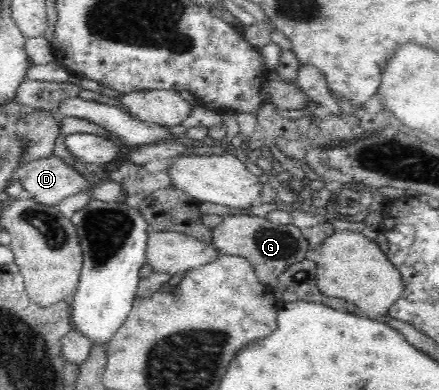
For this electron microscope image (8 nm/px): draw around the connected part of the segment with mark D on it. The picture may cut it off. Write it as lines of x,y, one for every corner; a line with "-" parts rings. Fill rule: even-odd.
54,155
35,159
21,165
17,168
17,174
19,175
22,188
31,194
31,198
39,204
49,206
58,205
64,198
85,190
92,183
71,165
65,163
63,159

